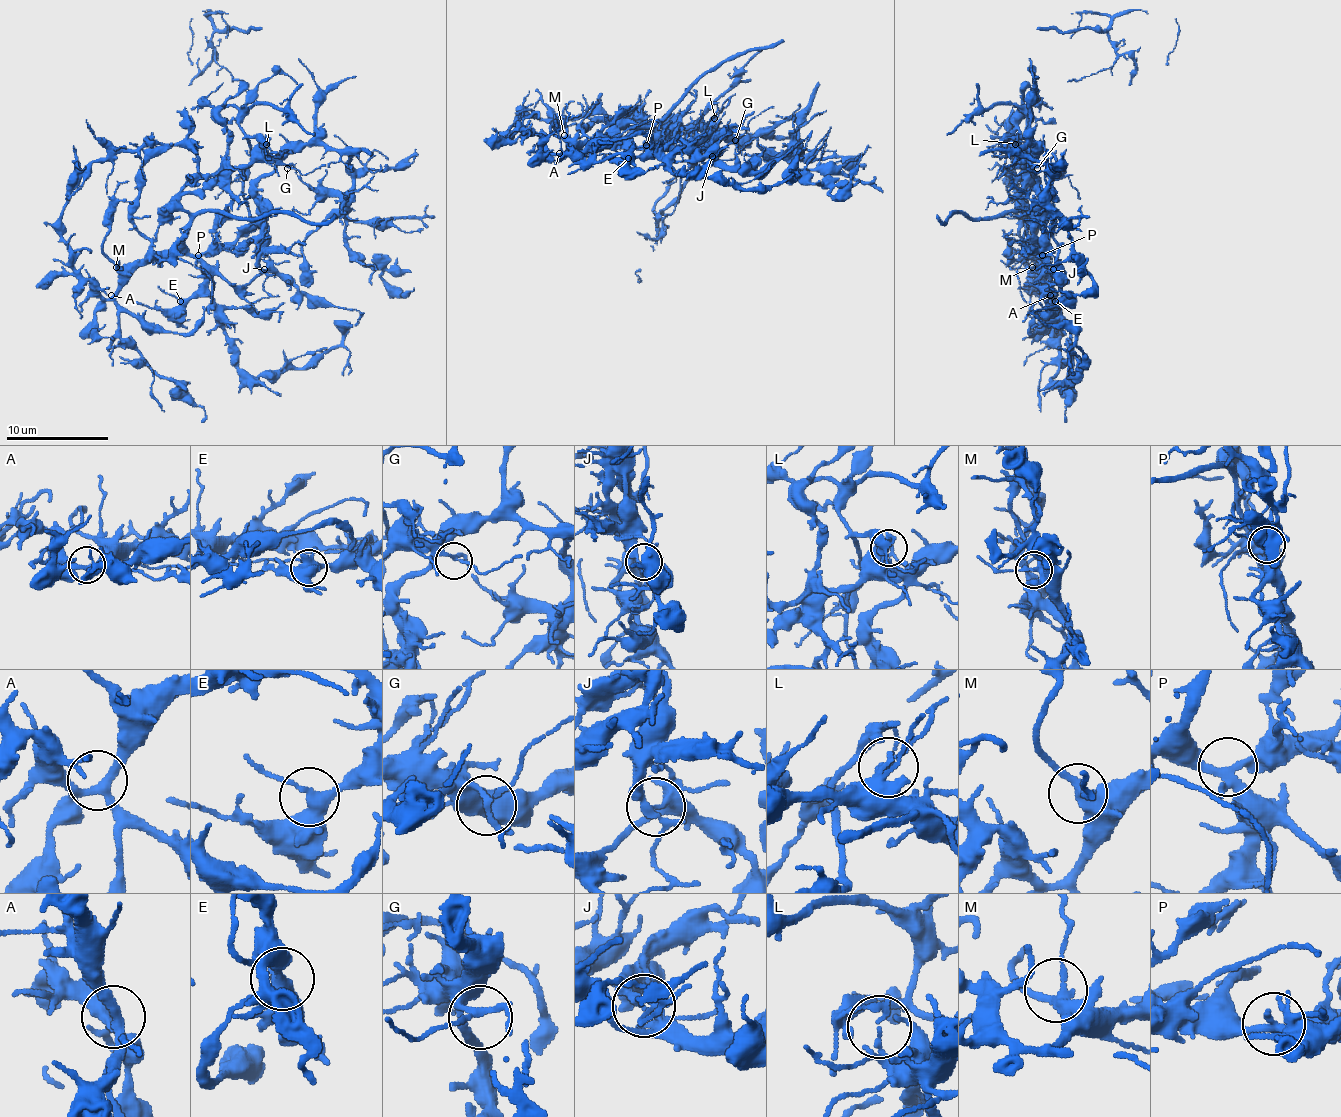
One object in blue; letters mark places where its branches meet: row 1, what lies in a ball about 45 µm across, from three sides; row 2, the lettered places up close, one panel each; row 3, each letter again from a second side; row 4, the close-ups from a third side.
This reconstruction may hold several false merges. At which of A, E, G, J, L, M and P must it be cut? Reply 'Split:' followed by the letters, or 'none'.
Split: J, L

